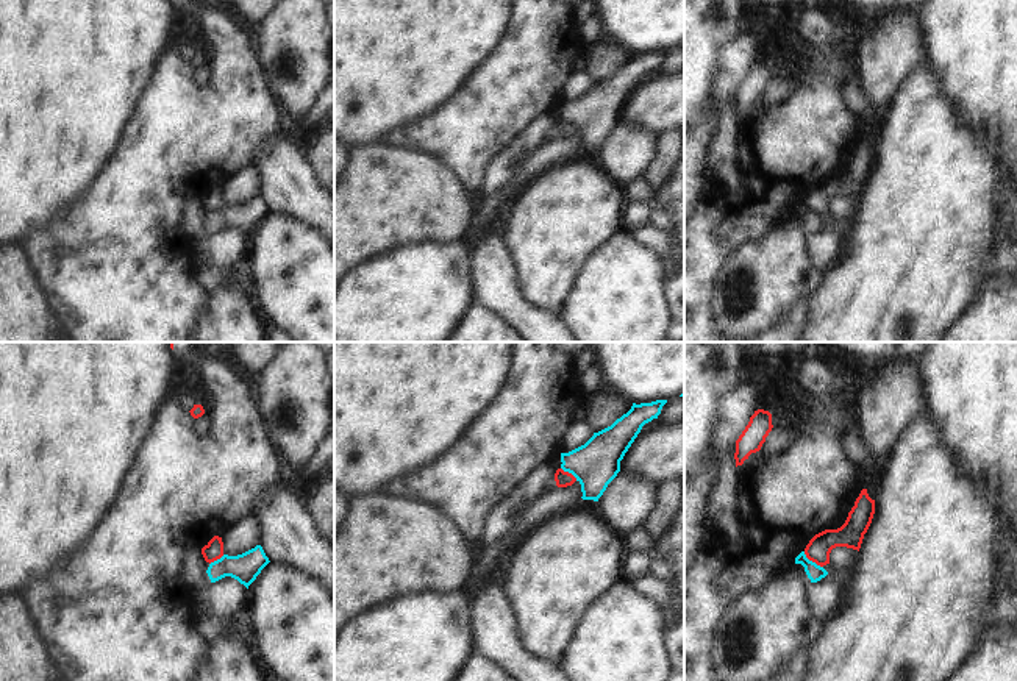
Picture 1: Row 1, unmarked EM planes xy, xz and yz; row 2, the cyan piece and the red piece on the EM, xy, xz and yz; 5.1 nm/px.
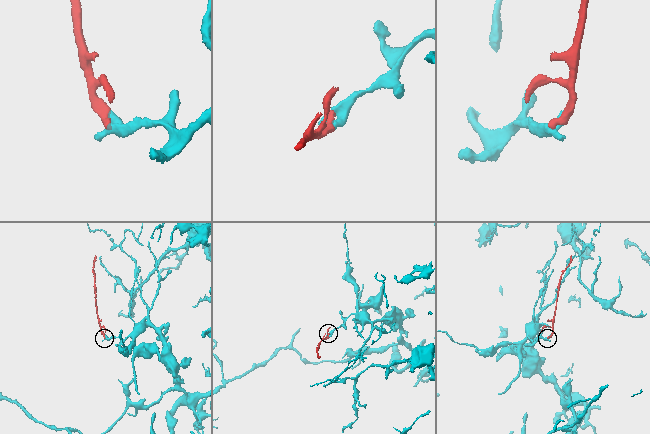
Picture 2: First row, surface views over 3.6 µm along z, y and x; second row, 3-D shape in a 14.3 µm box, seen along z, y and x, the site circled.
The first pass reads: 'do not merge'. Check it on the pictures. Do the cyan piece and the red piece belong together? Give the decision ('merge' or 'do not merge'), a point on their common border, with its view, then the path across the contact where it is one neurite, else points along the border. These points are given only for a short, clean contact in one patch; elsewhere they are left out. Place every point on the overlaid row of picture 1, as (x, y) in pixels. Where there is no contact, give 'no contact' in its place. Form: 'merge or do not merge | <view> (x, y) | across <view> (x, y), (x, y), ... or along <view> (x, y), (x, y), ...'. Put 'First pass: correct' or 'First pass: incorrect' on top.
First pass: correct
do not merge | yz (811, 561) | along yz (803, 552), (822, 567)

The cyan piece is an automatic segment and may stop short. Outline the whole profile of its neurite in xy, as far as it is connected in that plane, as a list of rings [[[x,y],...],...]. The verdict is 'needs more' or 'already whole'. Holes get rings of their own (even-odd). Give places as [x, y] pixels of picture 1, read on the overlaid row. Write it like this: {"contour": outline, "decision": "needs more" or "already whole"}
{"contour": [[[256,545],[237,556],[223,554],[220,559],[209,564],[206,573],[211,583],[231,576],[248,589],[269,562],[262,547]]], "decision": "already whole"}

